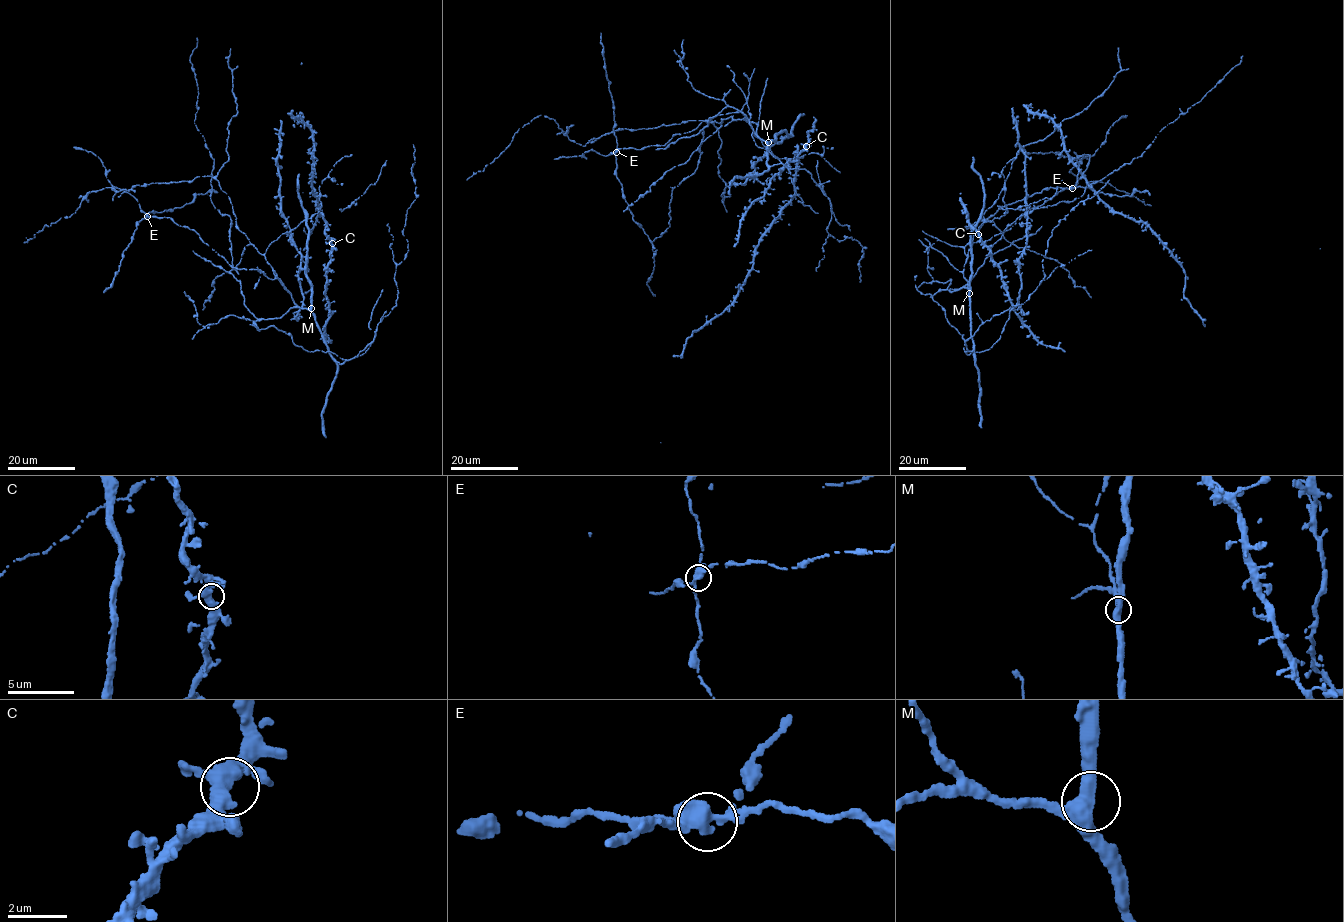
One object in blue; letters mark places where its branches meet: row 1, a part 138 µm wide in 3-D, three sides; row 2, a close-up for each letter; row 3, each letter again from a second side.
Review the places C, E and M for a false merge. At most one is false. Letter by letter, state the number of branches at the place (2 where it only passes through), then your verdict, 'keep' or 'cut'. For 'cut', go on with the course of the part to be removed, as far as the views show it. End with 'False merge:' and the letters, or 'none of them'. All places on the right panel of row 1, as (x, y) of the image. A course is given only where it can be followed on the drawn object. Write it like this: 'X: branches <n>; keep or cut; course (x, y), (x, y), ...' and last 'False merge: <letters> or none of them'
C: branches 3; keep
E: branches 3; cut; course (1071, 188), (1046, 188), (1002, 206), (992, 216), (967, 227), (948, 229)
M: branches 3; keep
False merge: E

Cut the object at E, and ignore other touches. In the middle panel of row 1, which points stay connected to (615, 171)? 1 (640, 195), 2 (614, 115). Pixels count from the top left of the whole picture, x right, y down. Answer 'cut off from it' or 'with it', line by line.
1: cut off from it
2: with it

